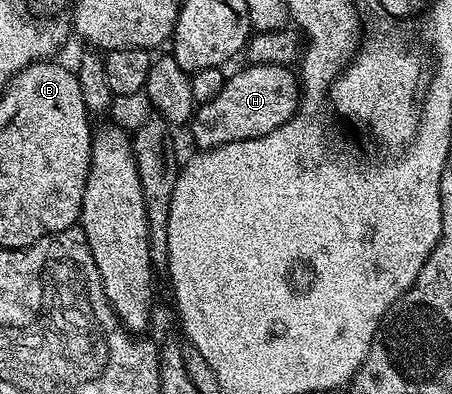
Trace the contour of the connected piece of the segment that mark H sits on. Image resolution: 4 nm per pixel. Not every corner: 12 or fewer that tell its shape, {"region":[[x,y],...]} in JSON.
{"region":[[248,64],[197,107],[197,149],[262,138],[300,108],[282,64]]}

